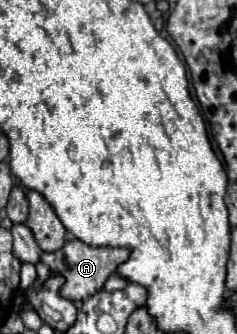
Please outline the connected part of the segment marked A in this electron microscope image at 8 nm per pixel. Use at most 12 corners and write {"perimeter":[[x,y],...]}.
{"perimeter":[[71,239],[41,261],[83,301],[129,259],[127,247],[89,247]]}

